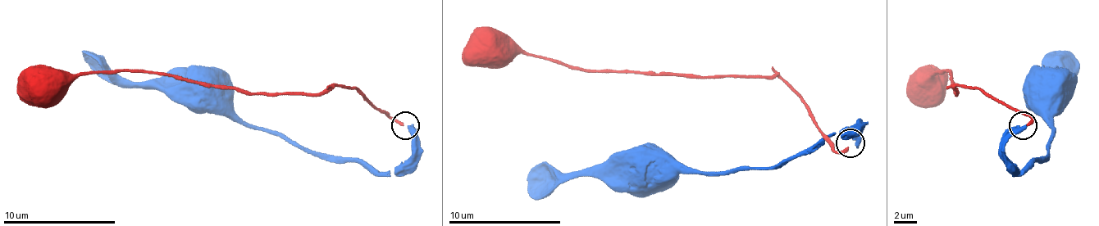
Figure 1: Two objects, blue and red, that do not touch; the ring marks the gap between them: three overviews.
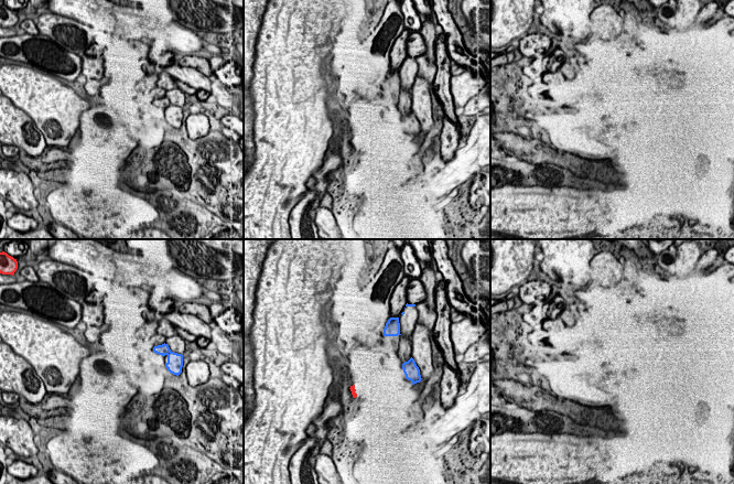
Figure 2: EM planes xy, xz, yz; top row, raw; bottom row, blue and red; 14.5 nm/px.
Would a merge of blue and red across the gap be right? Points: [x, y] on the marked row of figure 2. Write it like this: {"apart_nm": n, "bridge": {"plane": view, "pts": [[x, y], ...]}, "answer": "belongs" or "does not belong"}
{"apart_nm": 750, "bridge": {"plane": "xz", "pts": [[402, 368], [354, 385]]}, "answer": "does not belong"}

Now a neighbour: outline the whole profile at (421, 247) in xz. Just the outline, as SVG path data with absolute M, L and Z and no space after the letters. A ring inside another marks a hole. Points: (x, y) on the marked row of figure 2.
M409 239L409 244L413 248L414 255L422 267L432 260L428 239Z

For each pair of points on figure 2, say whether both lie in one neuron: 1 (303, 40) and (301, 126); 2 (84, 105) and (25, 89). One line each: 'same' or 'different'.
1: same
2: same

